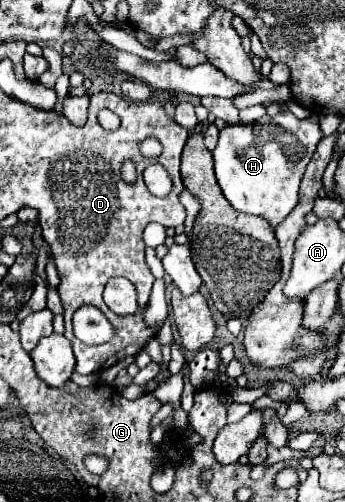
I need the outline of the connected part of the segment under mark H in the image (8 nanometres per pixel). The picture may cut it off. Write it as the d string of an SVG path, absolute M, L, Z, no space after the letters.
M290 111L278 115L264 115L256 123L226 123L220 129L218 145L214 149L214 171L230 205L246 215L258 215L270 221L272 227L296 207L298 189L308 161L322 139L316 115L296 119Z

